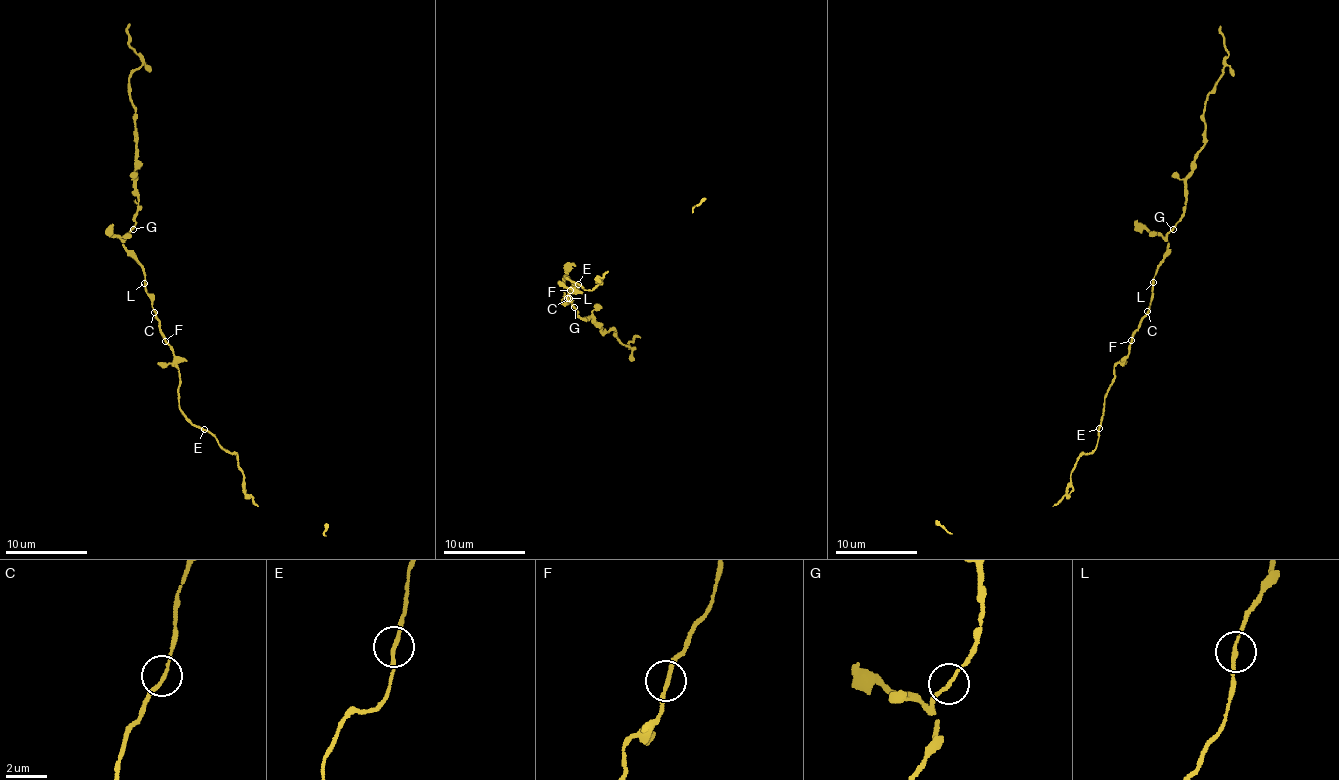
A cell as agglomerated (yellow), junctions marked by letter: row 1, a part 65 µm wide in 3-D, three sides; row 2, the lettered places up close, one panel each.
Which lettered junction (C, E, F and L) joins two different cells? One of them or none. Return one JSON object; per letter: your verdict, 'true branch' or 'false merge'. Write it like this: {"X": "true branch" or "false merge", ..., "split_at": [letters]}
{"C": "true branch", "E": "true branch", "F": "true branch", "L": "true branch", "split_at": []}

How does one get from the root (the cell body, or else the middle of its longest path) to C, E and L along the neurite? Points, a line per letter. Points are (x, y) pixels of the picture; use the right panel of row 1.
C: (1132, 338), (1140, 318), (1147, 311)
E: (1132, 338), (1129, 355), (1113, 368), (1115, 382), (1104, 398), (1099, 428)
L: (1132, 338), (1140, 318), (1150, 305), (1154, 282)

